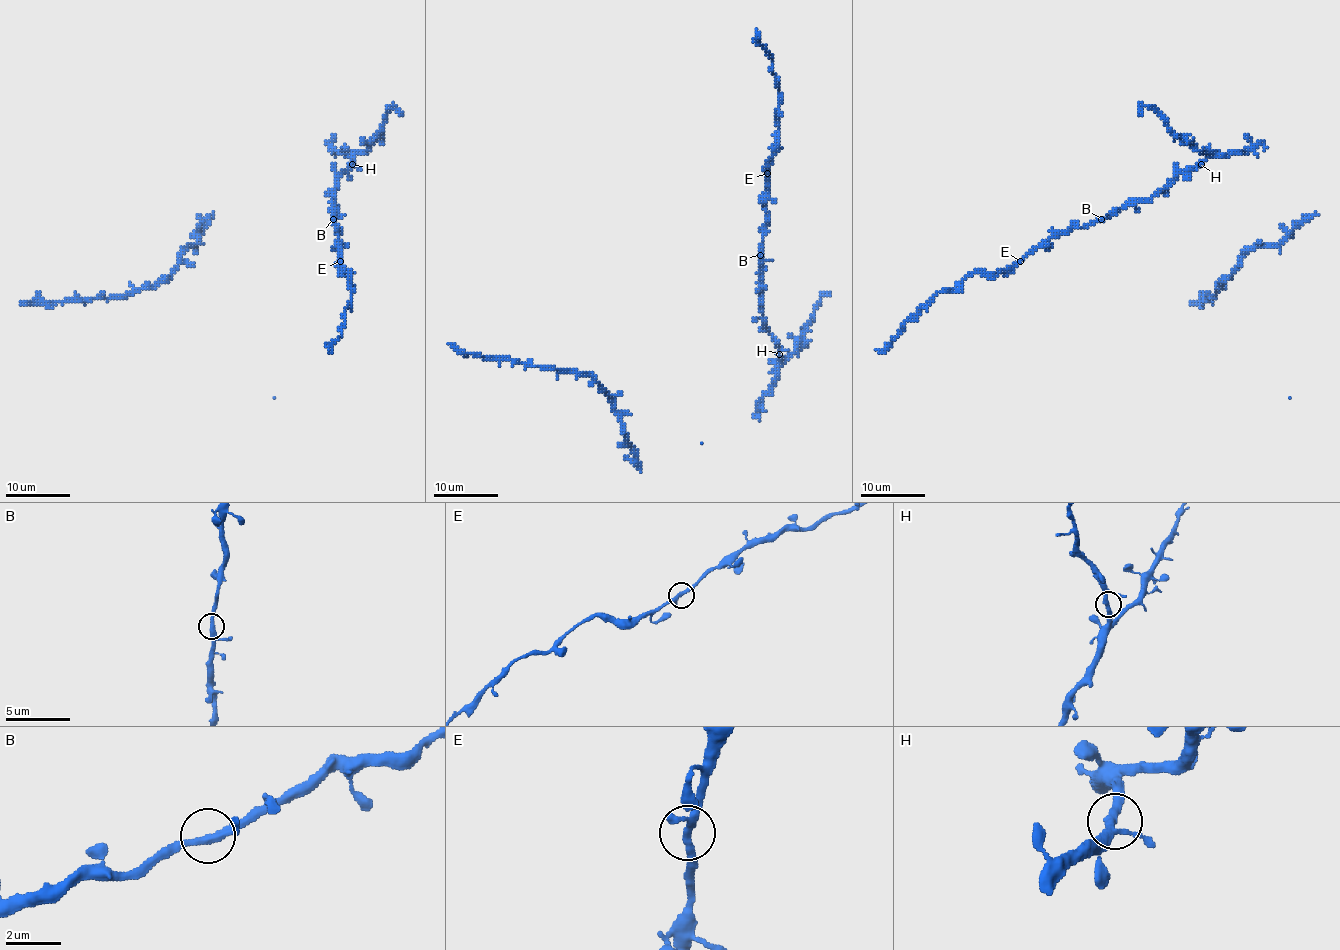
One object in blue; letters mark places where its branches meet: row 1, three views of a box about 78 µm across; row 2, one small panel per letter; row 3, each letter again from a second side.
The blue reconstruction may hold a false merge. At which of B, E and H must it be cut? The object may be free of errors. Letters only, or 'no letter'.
no letter

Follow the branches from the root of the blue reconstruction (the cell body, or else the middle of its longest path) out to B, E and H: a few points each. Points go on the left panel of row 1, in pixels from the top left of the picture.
B: (338, 150), (349, 153), (352, 164), (338, 179), (333, 195), (333, 219)
E: (338, 150), (352, 156), (352, 164), (338, 179), (333, 195), (333, 219), (339, 230), (339, 261)
H: (338, 150), (349, 153), (352, 164)

